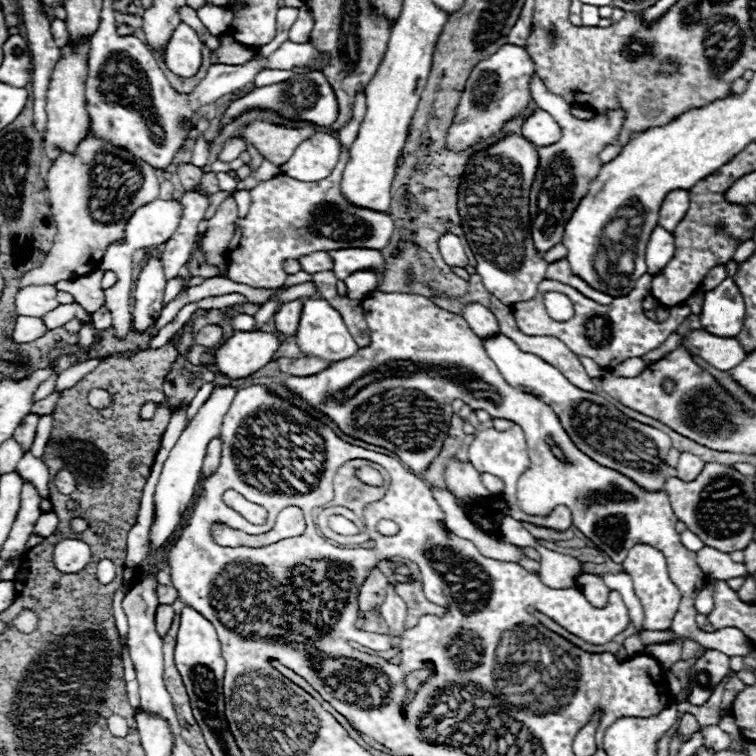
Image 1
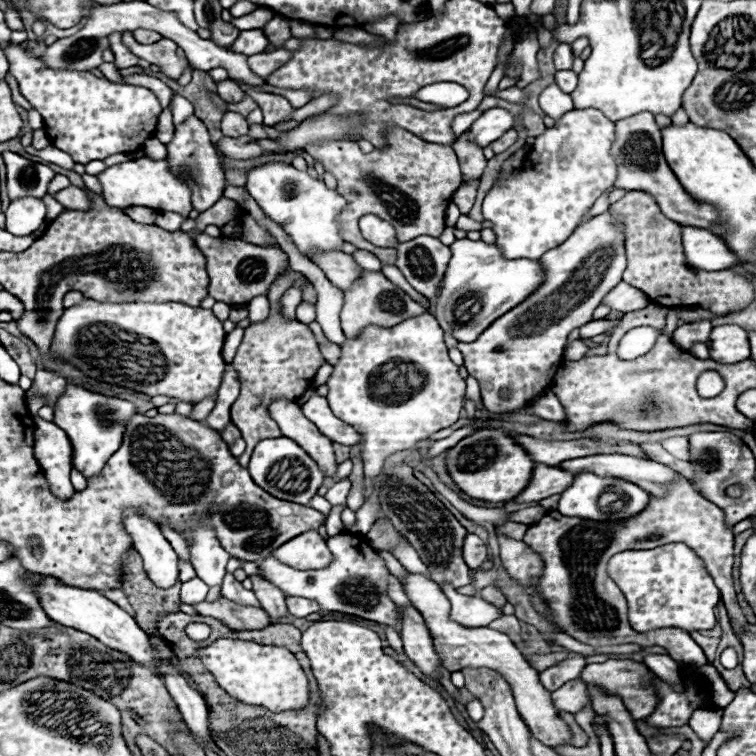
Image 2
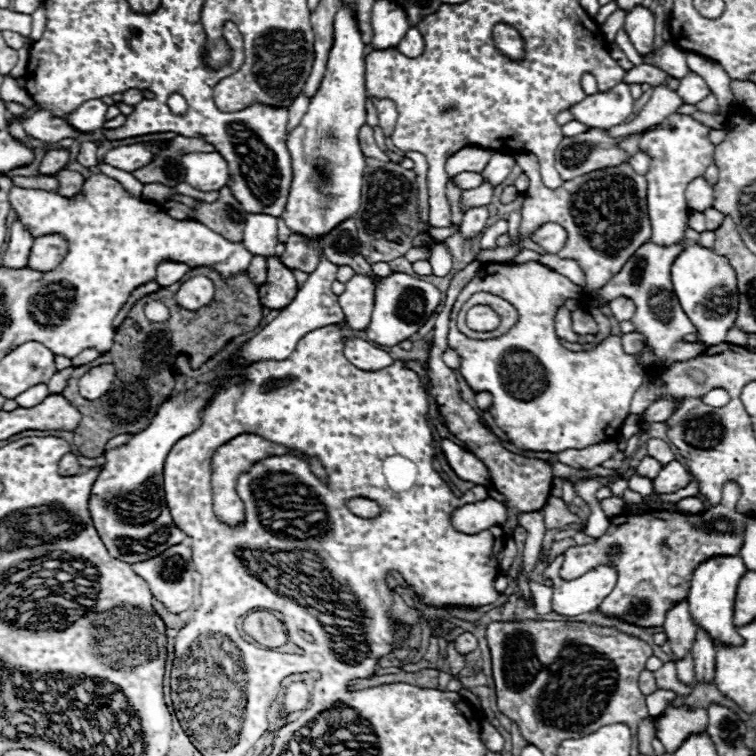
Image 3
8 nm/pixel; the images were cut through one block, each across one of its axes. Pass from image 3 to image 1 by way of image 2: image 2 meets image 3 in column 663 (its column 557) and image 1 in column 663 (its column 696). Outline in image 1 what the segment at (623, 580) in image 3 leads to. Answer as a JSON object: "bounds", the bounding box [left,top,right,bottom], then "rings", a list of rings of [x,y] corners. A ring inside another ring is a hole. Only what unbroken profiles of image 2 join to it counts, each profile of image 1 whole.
{"bounds":[282,292,708,670],"rings":[[[372,292],[362,300],[362,308],[372,336],[372,342],[366,346],[366,356],[374,356],[374,352],[378,352],[378,356],[374,356],[378,364],[390,364],[390,360],[410,360],[416,366],[410,376],[384,376],[382,380],[374,380],[374,384],[366,384],[366,388],[354,392],[346,404],[338,404],[334,396],[338,396],[338,392],[346,392],[354,380],[366,376],[366,372],[346,368],[346,364],[358,364],[358,360],[348,358],[334,362],[328,370],[316,376],[288,376],[282,380],[282,386],[306,400],[310,406],[318,408],[322,414],[330,416],[340,432],[392,450],[414,472],[424,472],[432,458],[438,456],[446,438],[446,430],[440,430],[440,426],[448,428],[452,402],[456,398],[466,402],[472,410],[486,410],[492,418],[506,418],[520,424],[526,432],[530,454],[530,468],[518,480],[516,496],[520,508],[532,516],[546,516],[550,508],[566,504],[572,508],[576,528],[616,564],[624,562],[628,546],[648,544],[658,548],[666,556],[668,574],[682,594],[682,606],[694,608],[694,598],[706,586],[708,576],[698,568],[696,552],[682,546],[680,534],[674,530],[678,518],[672,512],[666,492],[646,492],[632,480],[626,480],[626,476],[600,466],[574,448],[574,442],[548,404],[512,388],[506,380],[502,380],[502,374],[488,358],[482,340],[472,332],[462,316],[452,314],[436,306],[430,298],[418,294]],[[362,404],[368,406],[364,408],[368,416],[366,428],[360,426],[358,406]],[[670,642],[670,644],[650,644],[646,646],[646,654],[650,654],[658,664],[662,664],[664,670],[668,670],[674,662],[680,660],[680,642]]]}

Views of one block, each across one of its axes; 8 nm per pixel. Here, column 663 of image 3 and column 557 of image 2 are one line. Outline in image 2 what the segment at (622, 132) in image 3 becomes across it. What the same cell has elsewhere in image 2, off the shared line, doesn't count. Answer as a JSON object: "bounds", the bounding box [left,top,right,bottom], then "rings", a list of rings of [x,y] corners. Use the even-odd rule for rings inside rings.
{"bounds":[540,84,574,120],"rings":[[[550,84],[542,94],[540,94],[540,108],[546,112],[546,116],[560,120],[566,112],[574,110],[570,94],[564,94],[556,84]]]}

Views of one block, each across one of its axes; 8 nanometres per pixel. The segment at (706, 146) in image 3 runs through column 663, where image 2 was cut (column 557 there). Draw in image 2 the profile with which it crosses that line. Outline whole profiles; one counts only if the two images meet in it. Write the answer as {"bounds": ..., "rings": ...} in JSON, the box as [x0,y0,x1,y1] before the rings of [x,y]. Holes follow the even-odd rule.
{"bounds":[482,110,618,260],"rings":[[[570,110],[556,120],[554,128],[536,138],[518,176],[512,172],[502,184],[492,186],[484,198],[482,214],[492,224],[496,246],[504,258],[538,260],[576,230],[596,198],[614,186],[618,170],[614,158],[610,158],[612,140],[614,122],[600,110]]]}

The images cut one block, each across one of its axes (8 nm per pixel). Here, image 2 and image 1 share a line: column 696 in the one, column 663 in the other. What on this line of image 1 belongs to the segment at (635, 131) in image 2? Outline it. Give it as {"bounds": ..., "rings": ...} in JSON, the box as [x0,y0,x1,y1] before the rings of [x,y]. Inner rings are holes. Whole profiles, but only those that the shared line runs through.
{"bounds":[658,190,688,232],"rings":[[[674,190],[664,198],[664,204],[660,206],[660,218],[658,224],[668,230],[674,232],[674,228],[678,226],[678,222],[684,218],[686,210],[688,210],[688,192],[686,190]]]}

